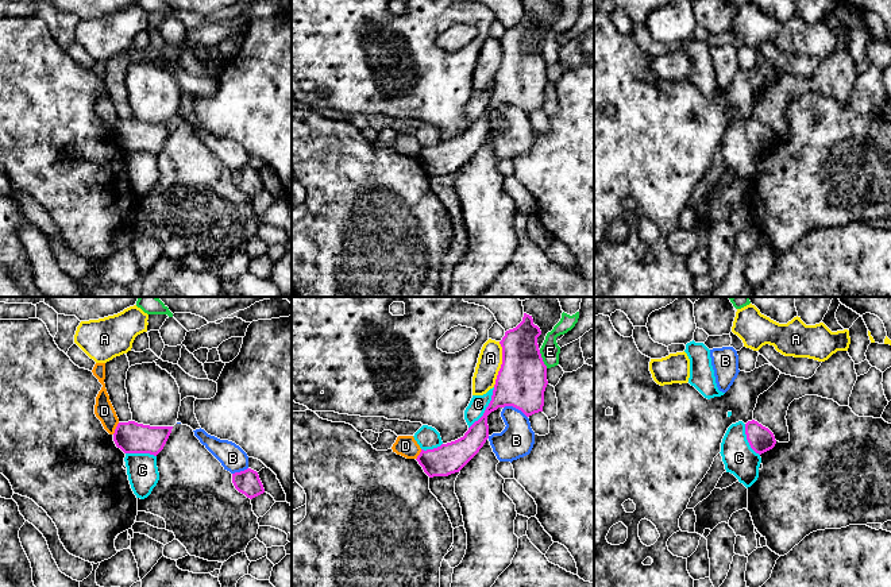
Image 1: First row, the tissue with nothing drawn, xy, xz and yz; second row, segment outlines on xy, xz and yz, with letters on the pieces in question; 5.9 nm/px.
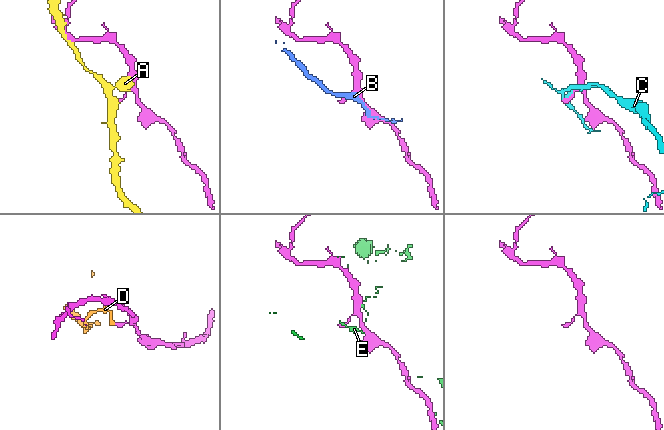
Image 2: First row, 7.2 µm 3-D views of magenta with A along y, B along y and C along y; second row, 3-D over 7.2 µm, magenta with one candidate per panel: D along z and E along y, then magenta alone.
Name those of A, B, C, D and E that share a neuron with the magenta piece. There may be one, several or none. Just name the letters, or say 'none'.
none

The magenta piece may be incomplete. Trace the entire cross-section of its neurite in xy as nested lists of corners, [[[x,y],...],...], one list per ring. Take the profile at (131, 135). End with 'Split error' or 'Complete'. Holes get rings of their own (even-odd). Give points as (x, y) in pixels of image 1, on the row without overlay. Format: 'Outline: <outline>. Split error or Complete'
Outline: [[[135,119],[119,120],[113,139],[124,151],[157,154],[165,144],[173,124],[150,124]]]. Complete

